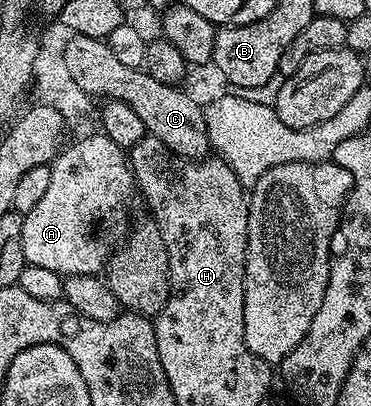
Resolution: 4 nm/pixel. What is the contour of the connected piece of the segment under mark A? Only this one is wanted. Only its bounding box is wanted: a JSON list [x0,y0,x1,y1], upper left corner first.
[21,131,137,279]

